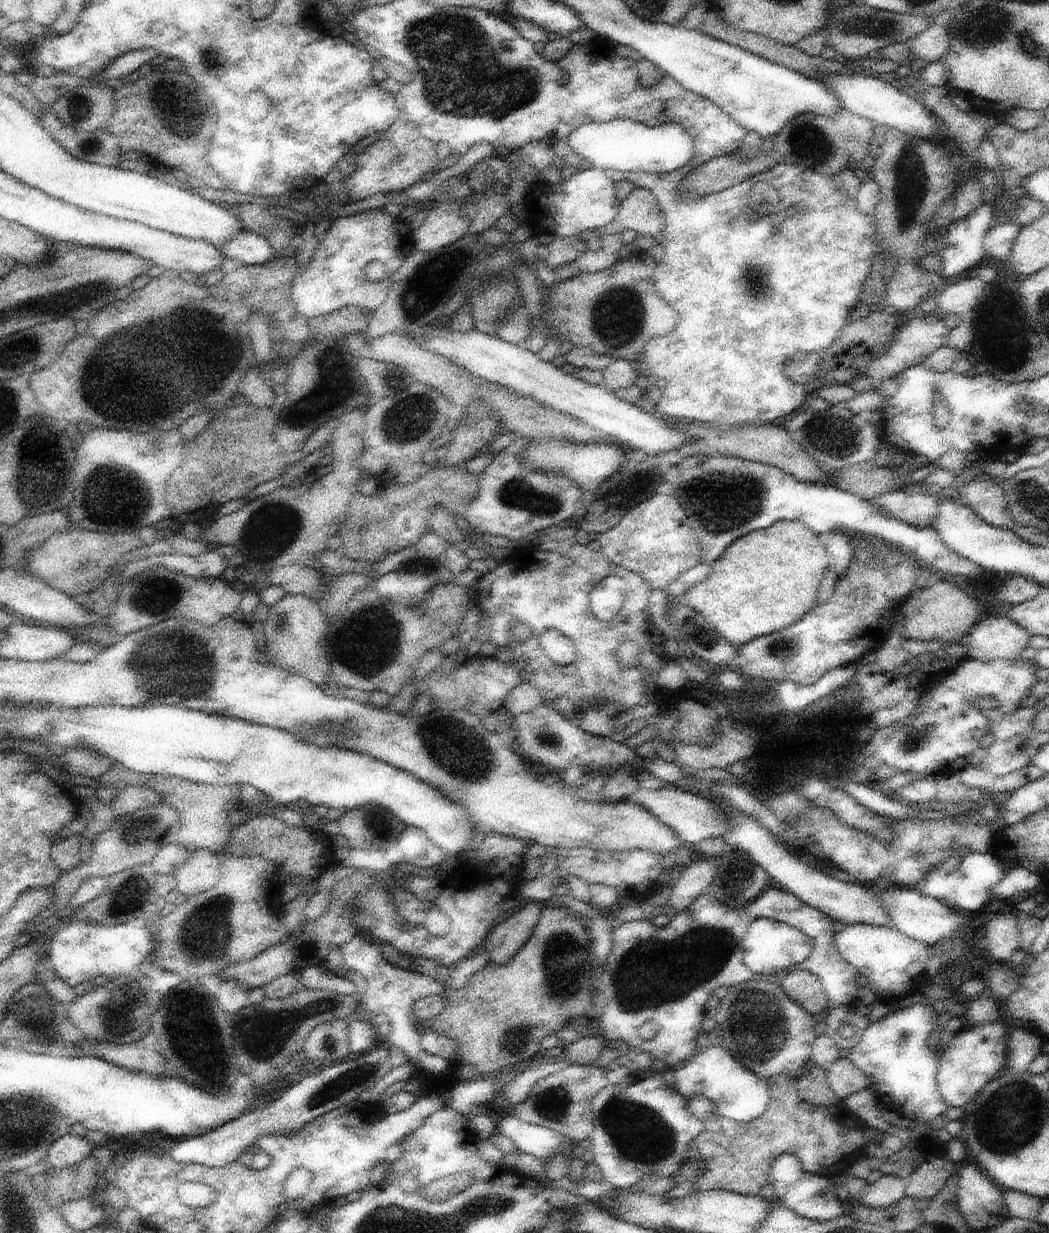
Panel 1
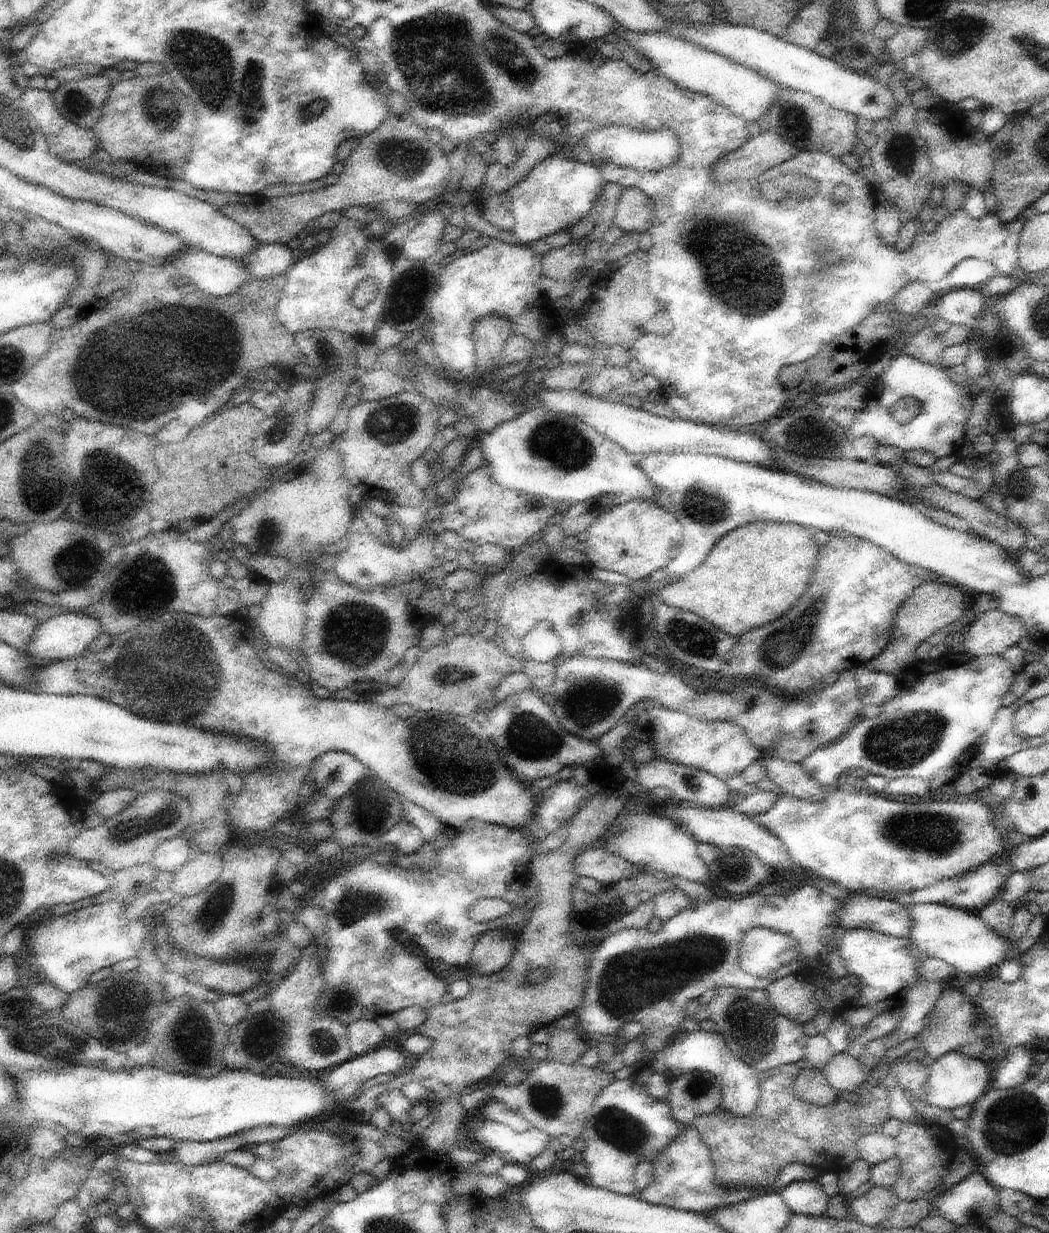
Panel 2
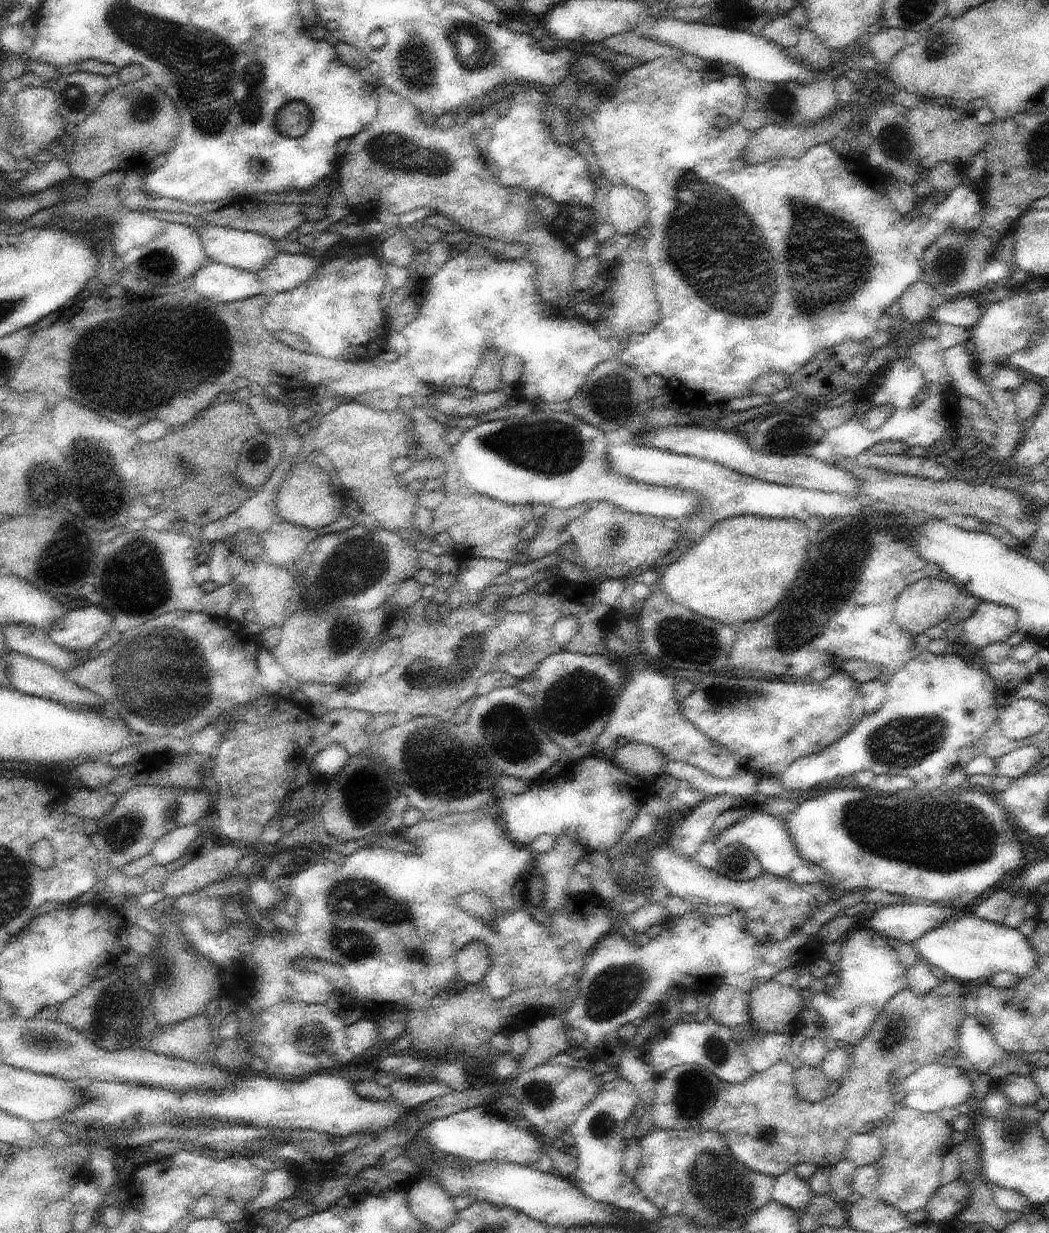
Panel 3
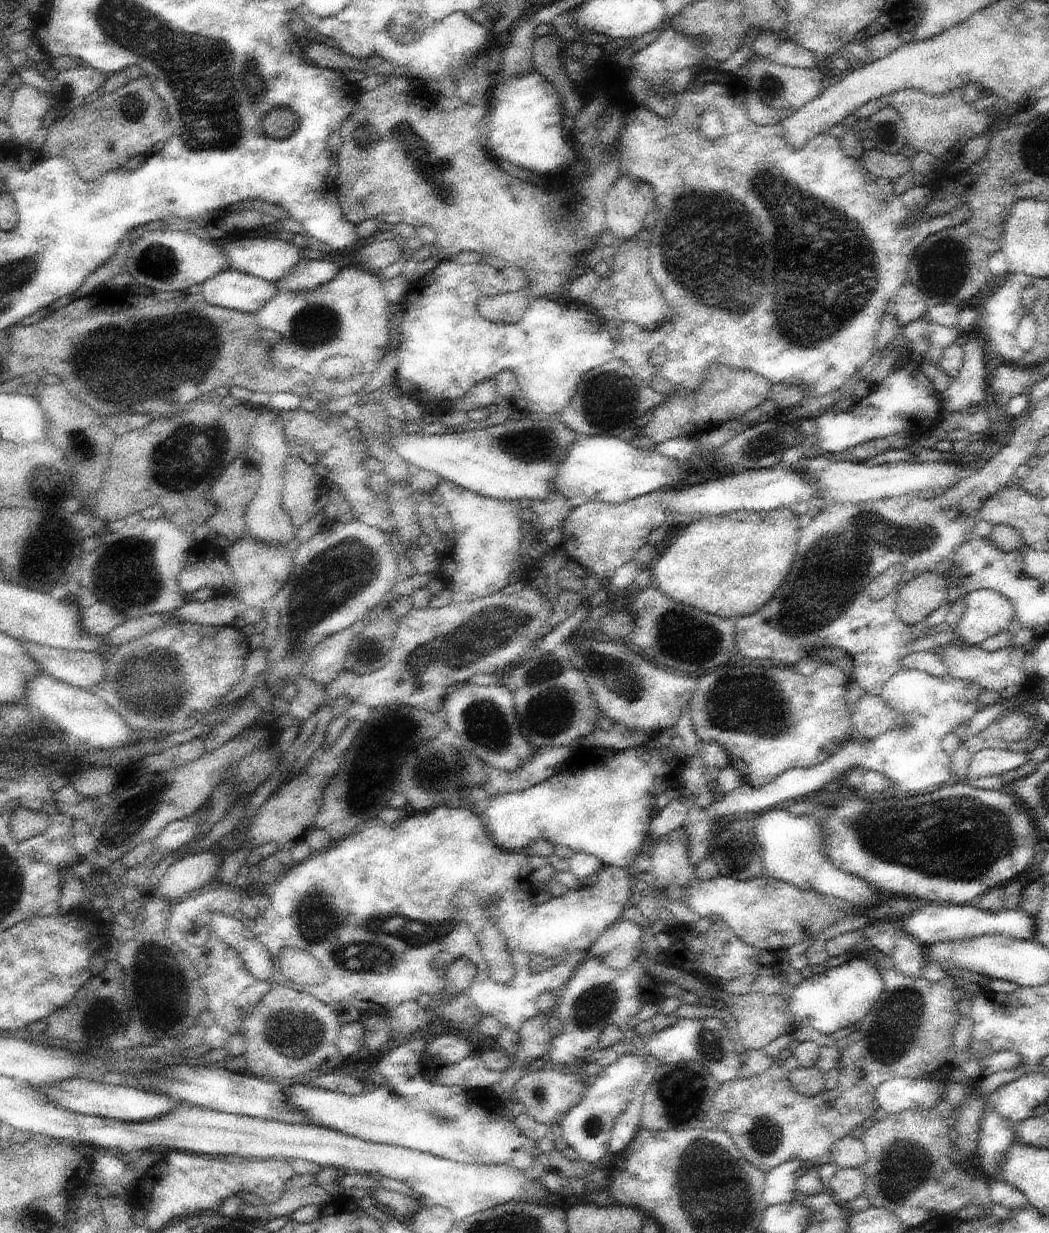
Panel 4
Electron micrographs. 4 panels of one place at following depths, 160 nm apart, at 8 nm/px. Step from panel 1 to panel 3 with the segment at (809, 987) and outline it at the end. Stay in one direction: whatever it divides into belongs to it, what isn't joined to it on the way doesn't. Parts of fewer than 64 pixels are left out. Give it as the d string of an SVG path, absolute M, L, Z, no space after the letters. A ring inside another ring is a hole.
M770 980L749 992L752 1003L753 1025L765 1033L801 1032L804 1022L801 1014L805 998L798 986L783 985Z

